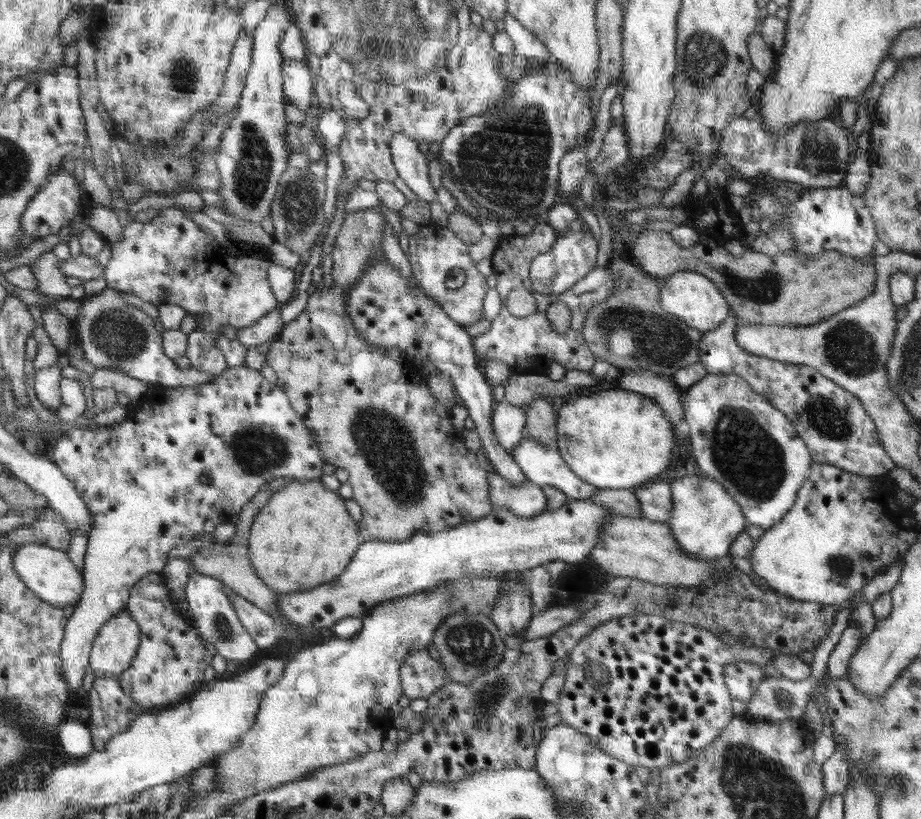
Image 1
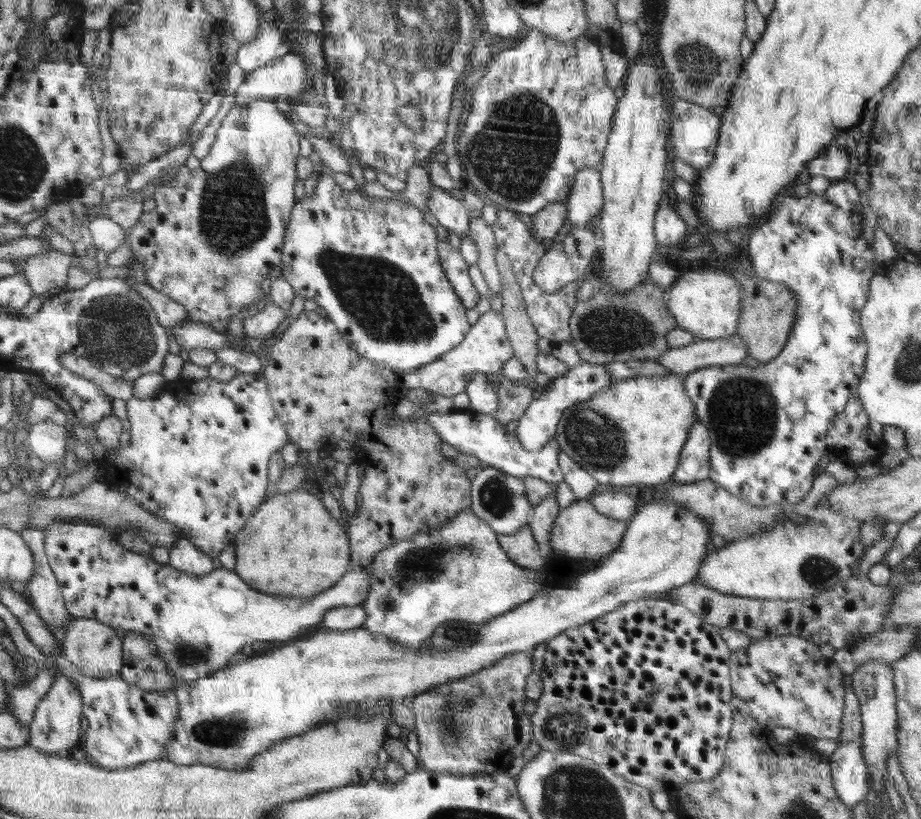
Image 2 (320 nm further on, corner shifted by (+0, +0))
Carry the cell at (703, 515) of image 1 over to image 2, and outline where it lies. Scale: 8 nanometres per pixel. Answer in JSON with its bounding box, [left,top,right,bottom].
[164,496,711,771]

